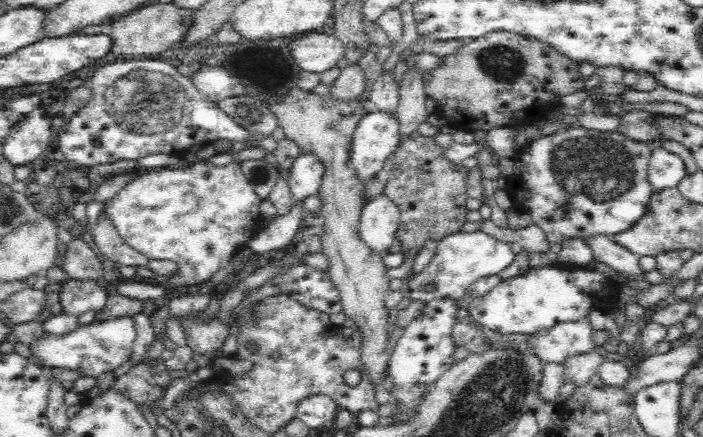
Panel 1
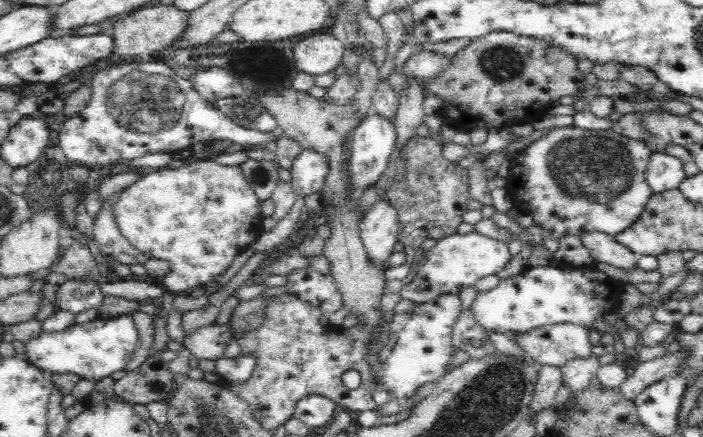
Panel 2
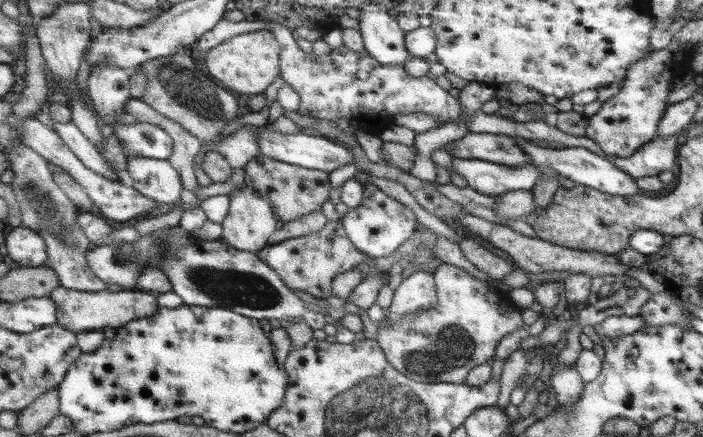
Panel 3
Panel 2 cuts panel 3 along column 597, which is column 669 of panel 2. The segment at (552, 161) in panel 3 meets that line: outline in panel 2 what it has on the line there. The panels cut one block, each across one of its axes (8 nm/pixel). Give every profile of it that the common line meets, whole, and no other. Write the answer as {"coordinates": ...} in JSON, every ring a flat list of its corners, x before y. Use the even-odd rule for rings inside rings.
{"coordinates":[[653,152,645,173,645,180,653,193,679,189,686,174,682,162,664,152]]}

